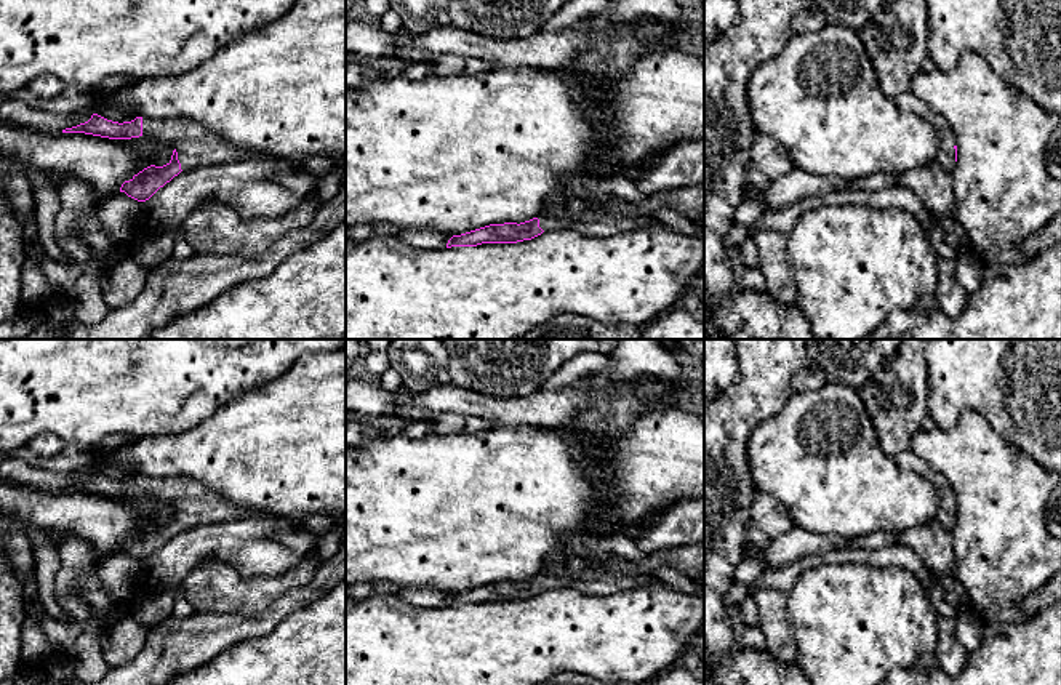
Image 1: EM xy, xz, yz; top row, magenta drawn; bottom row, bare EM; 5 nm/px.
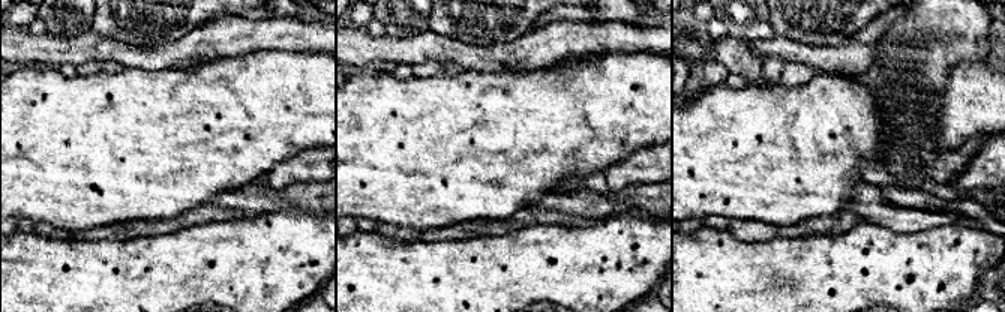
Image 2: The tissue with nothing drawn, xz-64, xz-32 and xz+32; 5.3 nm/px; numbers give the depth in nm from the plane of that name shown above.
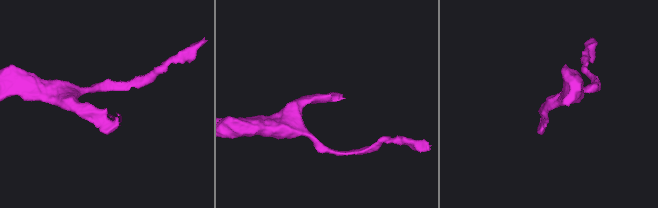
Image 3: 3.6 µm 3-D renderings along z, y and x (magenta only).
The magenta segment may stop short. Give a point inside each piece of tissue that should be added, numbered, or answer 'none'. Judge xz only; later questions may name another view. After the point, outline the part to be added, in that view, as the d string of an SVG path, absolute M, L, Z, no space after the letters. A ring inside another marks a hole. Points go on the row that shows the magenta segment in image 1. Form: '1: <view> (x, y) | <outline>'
1: xz (546, 223) | M539 214L539 227L547 232L547 230L557 230L557 229L568 229L575 224L571 218L552 218L552 216L544 216Z

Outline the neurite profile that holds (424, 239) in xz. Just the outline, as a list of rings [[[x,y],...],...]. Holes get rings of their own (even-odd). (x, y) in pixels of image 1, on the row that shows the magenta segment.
[[[403,229],[395,237],[421,250],[435,250],[446,248],[446,243],[453,237],[453,234],[429,229]]]

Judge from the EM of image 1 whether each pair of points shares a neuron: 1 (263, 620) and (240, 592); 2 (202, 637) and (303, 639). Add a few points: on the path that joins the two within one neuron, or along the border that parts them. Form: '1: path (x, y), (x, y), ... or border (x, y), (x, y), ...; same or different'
1: border (288, 591), (263, 610), (250, 615), (220, 613); different
2: border (285, 618), (268, 634), (239, 640), (218, 653); different

